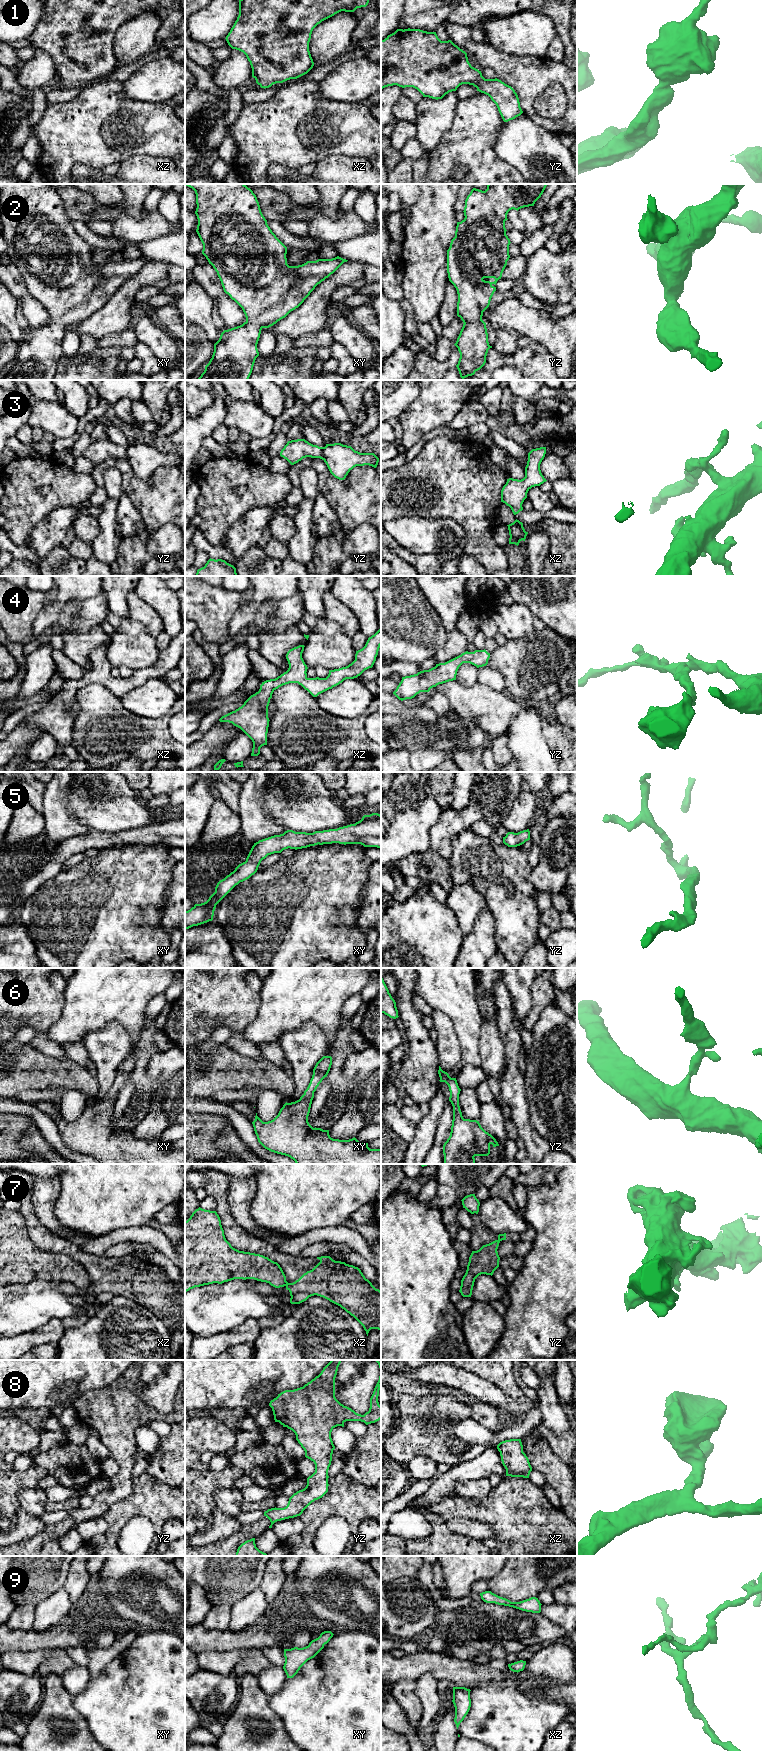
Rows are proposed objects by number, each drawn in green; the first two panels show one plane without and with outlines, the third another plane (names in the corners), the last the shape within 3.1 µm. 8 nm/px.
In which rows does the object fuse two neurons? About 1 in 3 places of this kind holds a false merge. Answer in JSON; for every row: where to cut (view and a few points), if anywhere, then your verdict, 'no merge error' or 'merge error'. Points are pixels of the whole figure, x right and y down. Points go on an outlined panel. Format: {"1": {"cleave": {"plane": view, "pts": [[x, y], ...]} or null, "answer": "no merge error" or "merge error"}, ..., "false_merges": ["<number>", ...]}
{"1": {"cleave": null, "answer": "no merge error"}, "2": {"cleave": null, "answer": "no merge error"}, "3": {"cleave": null, "answer": "no merge error"}, "4": {"cleave": null, "answer": "no merge error"}, "5": {"cleave": {"plane": "xy", "pts": [[311, 833], [319, 843]]}, "answer": "merge error"}, "6": {"cleave": null, "answer": "no merge error"}, "7": {"cleave": {"plane": "xz", "pts": [[286, 1281], [284, 1285]]}, "answer": "merge error"}, "8": {"cleave": null, "answer": "no merge error"}, "9": {"cleave": null, "answer": "no merge error"}, "false_merges": ["5", "7"]}

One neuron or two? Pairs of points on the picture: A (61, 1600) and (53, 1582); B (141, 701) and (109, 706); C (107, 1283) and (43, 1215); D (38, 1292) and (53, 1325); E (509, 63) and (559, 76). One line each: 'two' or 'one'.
A: two
B: two
C: two
D: two
E: one

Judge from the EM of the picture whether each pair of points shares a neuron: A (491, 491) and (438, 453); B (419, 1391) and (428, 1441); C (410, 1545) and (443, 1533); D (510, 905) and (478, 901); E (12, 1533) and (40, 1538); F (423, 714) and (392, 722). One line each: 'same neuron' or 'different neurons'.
A: same neuron
B: different neurons
C: same neuron
D: different neurons
E: different neurons
F: different neurons

